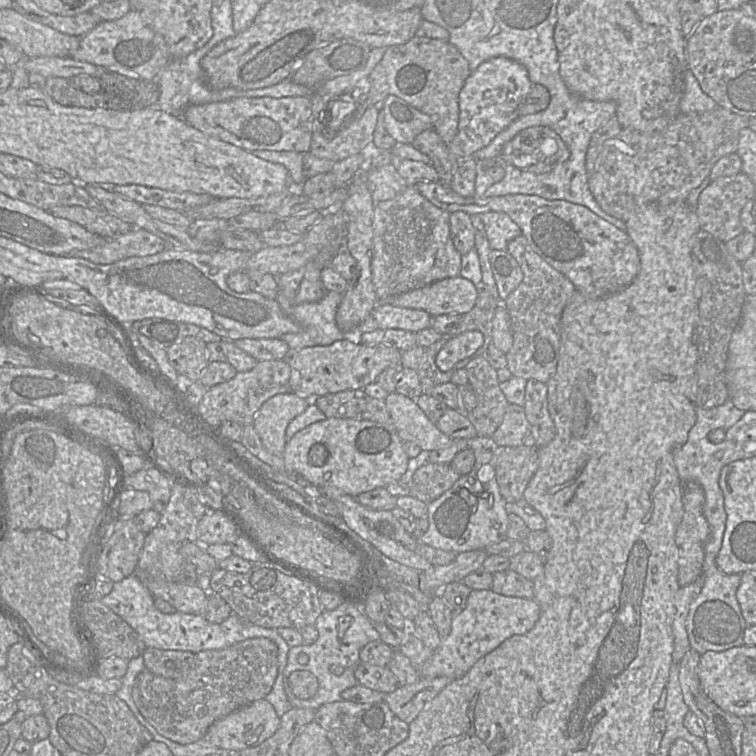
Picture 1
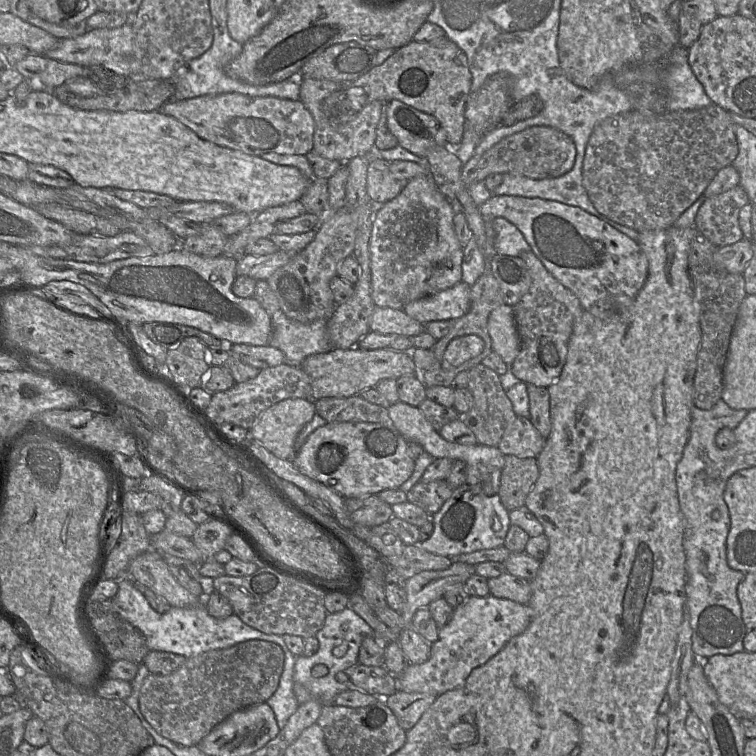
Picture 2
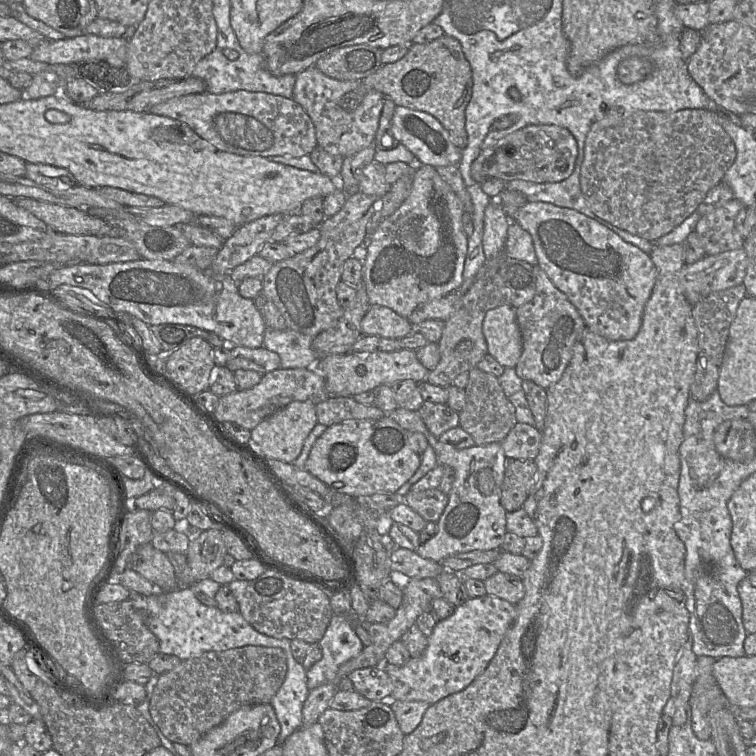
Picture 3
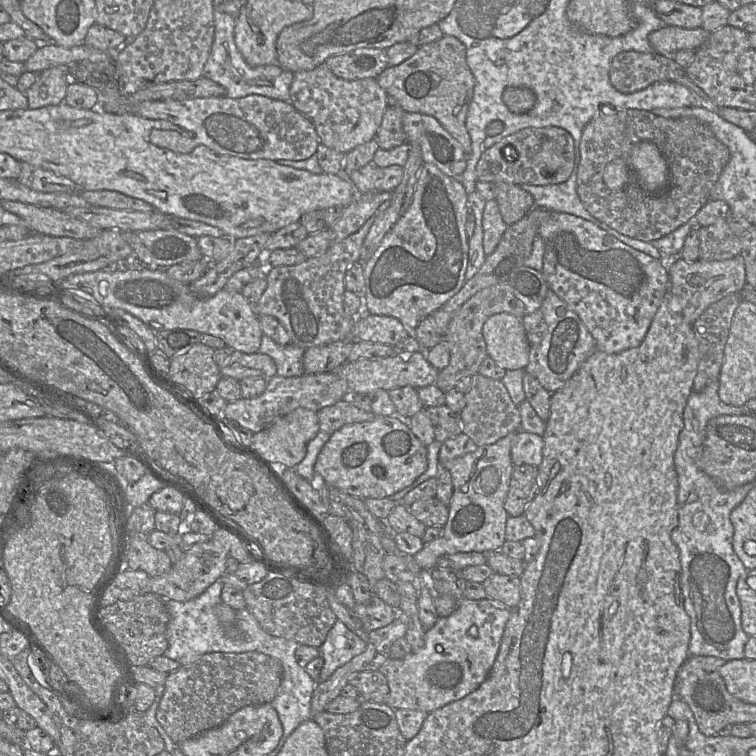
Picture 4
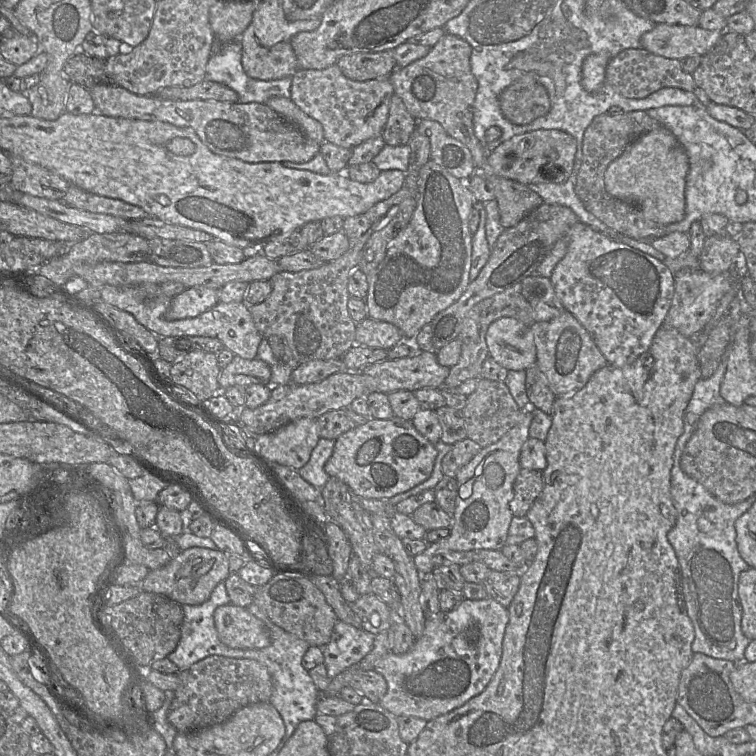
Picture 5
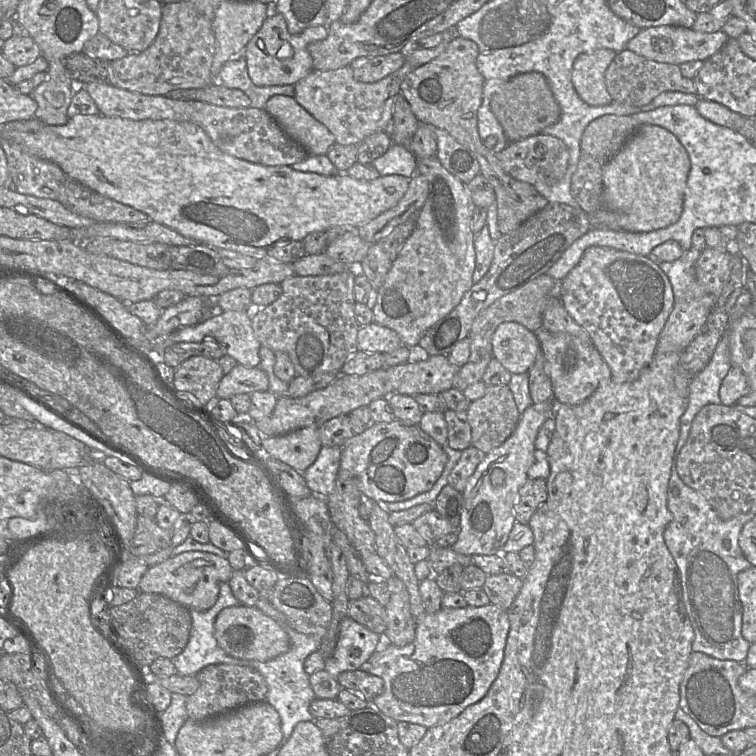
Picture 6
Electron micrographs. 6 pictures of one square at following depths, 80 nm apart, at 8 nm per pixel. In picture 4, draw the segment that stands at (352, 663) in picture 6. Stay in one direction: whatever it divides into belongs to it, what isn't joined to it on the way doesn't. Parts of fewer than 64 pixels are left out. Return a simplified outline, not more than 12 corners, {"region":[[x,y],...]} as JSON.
{"region":[[337,620],[319,648],[319,681],[364,652],[365,640]]}

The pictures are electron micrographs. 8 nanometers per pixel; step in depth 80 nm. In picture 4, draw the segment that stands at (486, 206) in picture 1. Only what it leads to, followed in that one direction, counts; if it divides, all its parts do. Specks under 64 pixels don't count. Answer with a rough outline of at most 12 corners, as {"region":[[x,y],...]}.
{"region":[[581,217],[541,222],[542,273],[598,350],[638,347],[668,265]]}

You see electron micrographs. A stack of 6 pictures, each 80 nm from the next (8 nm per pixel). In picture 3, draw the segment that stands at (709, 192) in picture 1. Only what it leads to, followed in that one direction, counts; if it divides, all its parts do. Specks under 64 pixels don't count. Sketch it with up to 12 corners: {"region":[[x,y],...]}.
{"region":[[733,198],[700,217],[695,231],[706,255],[743,247]]}

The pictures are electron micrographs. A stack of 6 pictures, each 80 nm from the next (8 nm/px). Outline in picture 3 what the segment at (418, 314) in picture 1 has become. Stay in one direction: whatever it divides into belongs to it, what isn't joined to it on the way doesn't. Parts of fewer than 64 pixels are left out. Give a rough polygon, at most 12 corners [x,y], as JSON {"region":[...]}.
{"region":[[370,306],[363,335],[402,339],[415,326],[385,306]]}

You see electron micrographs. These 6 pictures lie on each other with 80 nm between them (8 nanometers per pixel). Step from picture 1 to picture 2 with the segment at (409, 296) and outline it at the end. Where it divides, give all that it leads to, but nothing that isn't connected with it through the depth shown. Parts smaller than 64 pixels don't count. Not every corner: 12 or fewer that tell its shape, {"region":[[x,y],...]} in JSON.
{"region":[[471,286],[408,303],[404,312],[423,325],[455,320],[469,311]]}

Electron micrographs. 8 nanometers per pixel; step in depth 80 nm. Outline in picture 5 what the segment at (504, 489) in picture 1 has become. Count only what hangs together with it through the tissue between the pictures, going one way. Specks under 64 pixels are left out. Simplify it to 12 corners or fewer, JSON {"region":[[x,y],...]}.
{"region":[[521,468],[509,508],[527,512],[543,490],[542,472]]}

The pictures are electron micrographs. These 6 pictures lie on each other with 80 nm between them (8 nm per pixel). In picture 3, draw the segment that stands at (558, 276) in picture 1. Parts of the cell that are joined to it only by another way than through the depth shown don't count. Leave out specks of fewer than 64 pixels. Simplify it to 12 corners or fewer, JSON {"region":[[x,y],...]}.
{"region":[[536,266],[536,293],[515,308],[522,380],[559,381],[587,328]]}

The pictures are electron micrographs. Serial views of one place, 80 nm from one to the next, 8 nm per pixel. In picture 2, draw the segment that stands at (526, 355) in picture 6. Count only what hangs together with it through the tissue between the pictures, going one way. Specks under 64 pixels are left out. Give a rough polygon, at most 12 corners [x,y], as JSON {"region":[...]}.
{"region":[[512,306],[488,318],[492,351],[510,367],[520,350]]}

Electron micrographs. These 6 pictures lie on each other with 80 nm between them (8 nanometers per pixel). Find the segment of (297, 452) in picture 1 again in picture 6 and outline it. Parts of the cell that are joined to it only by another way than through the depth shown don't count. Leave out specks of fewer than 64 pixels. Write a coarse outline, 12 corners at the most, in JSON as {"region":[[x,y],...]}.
{"region":[[368,424],[340,469],[379,504],[431,490],[446,463],[419,424]]}

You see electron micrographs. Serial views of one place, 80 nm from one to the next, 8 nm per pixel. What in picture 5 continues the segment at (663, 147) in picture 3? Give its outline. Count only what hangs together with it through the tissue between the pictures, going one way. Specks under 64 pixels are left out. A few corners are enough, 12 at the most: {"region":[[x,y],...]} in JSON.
{"region":[[613,106],[587,126],[575,191],[587,211],[635,240],[666,226],[611,196],[604,174],[661,124]]}

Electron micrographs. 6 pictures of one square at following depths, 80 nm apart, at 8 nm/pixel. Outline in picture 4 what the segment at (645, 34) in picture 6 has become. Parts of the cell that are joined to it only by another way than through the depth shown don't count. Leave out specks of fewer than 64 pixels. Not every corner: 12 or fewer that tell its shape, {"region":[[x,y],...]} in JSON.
{"region":[[664,26],[649,34],[655,53],[674,59],[680,50],[699,49],[704,28]]}

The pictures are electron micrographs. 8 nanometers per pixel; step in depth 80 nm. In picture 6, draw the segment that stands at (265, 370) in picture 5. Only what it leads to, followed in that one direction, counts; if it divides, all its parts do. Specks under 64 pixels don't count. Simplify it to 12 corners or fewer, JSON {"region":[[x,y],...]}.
{"region":[[238,363],[222,377],[216,397],[268,391],[260,367]]}

